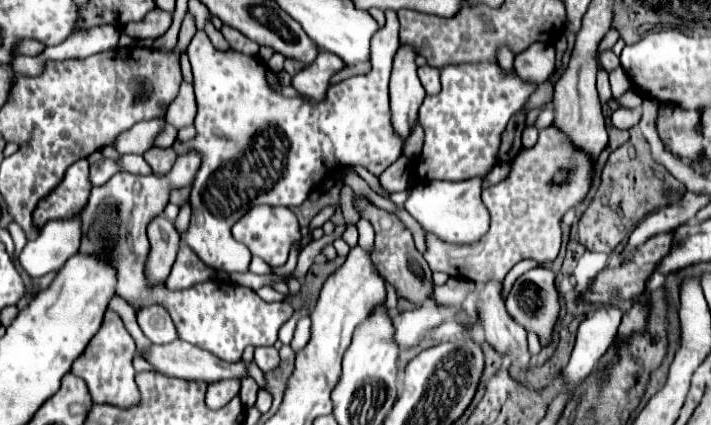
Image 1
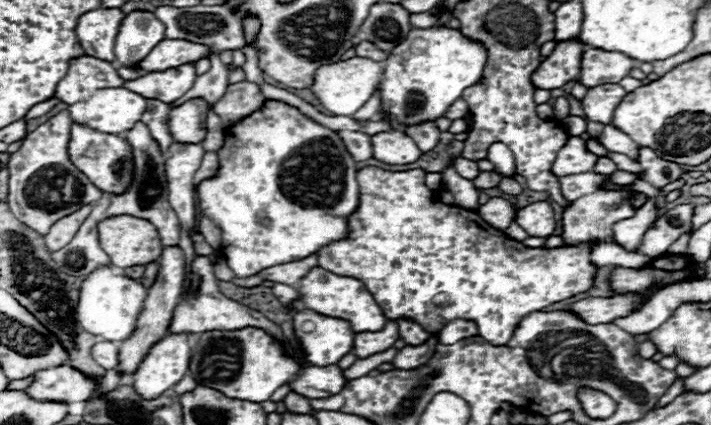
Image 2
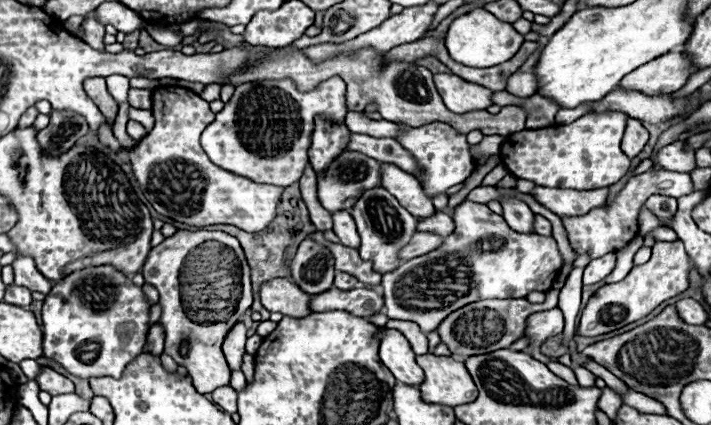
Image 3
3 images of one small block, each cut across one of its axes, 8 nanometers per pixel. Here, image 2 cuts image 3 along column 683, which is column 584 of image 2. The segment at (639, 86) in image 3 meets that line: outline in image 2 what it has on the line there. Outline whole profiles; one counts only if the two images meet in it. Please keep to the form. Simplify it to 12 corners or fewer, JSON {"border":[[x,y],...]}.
{"border":[[588,48],[578,82],[586,88],[620,82],[634,62]]}

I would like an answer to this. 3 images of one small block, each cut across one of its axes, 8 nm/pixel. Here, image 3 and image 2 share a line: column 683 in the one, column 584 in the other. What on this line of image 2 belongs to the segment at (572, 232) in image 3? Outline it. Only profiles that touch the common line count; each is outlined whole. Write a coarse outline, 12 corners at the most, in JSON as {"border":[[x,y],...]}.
{"border":[[596,172],[562,178],[562,194],[568,200],[604,190],[608,176]]}

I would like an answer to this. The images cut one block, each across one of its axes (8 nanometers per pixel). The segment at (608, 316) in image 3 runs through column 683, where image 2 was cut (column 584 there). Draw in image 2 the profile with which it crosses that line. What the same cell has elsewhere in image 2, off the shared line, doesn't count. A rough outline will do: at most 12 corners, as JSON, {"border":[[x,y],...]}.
{"border":[[420,168],[358,170],[320,268],[386,318],[522,318],[594,286],[592,244],[528,248]]}

